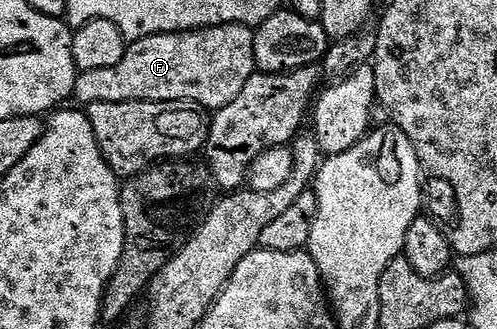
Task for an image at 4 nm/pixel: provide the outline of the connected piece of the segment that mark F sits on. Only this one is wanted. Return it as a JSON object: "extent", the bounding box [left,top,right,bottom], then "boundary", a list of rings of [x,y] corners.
{"extent":[73,23,255,113],"boundary":[[[238,23],[225,27],[204,27],[201,31],[179,31],[174,35],[152,35],[146,39],[130,42],[125,48],[125,56],[113,68],[82,71],[77,76],[73,93],[81,105],[91,103],[176,103],[196,105],[198,108],[210,107],[215,113],[221,107],[231,105],[243,85],[255,74],[254,28]]]}

